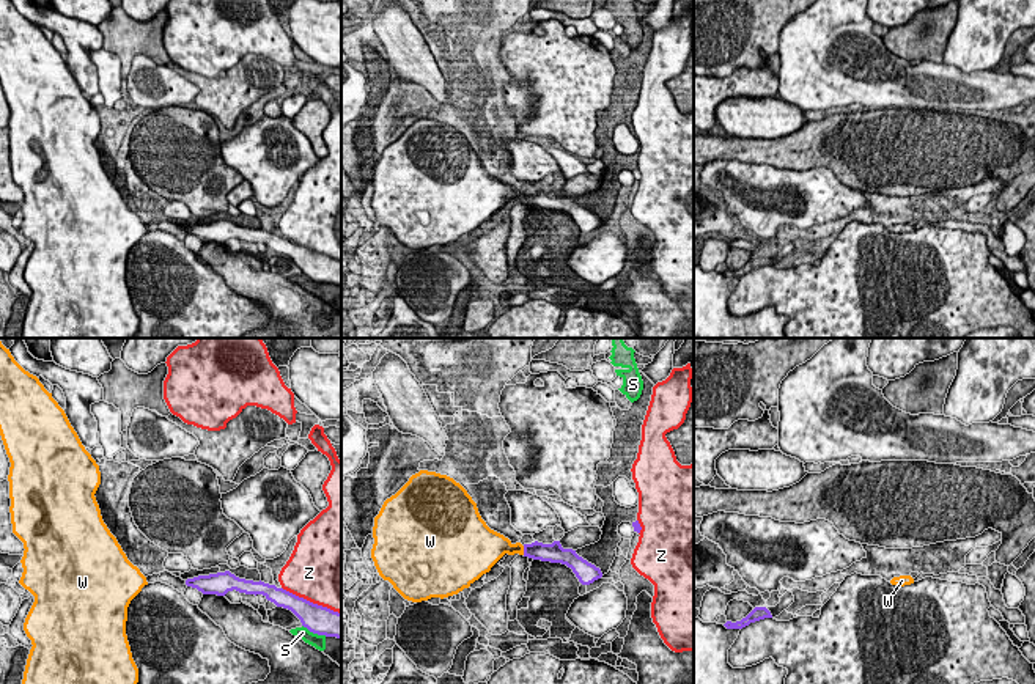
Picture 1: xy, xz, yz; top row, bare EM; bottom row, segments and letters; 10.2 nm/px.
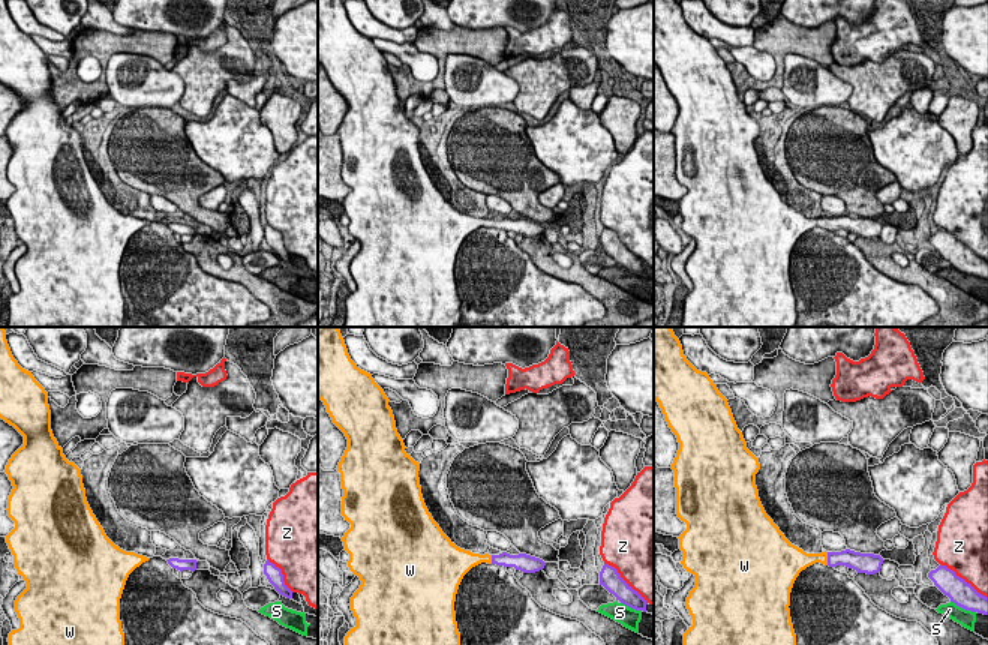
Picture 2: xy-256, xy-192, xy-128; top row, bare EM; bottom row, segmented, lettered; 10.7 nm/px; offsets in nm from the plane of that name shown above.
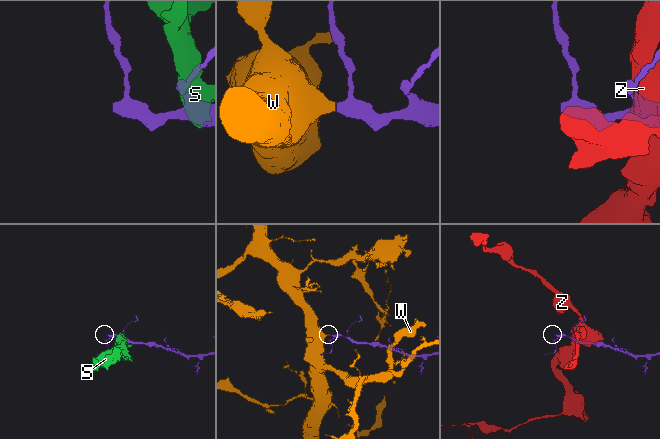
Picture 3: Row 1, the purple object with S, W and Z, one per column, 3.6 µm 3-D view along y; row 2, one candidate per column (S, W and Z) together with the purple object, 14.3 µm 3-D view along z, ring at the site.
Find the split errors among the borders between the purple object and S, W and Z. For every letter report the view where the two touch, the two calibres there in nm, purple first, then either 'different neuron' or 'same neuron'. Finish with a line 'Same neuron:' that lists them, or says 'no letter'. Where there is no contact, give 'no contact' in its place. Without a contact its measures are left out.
S: xy | 300/140 nm | different neuron
W: xz | 190/190 nm | same neuron
Z: xy | 300/480 nm | different neuron
Same neuron: W

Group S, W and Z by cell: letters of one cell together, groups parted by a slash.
S / W / Z

